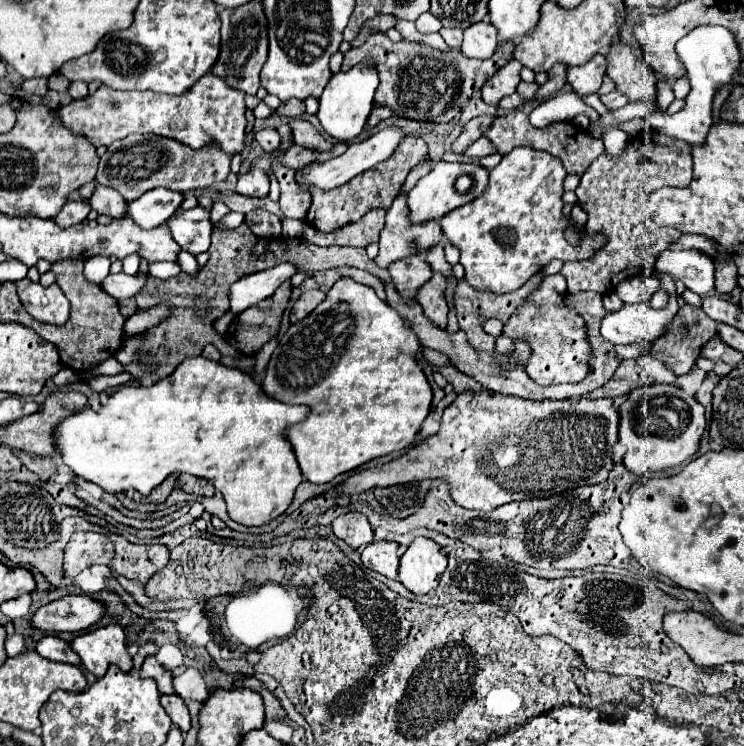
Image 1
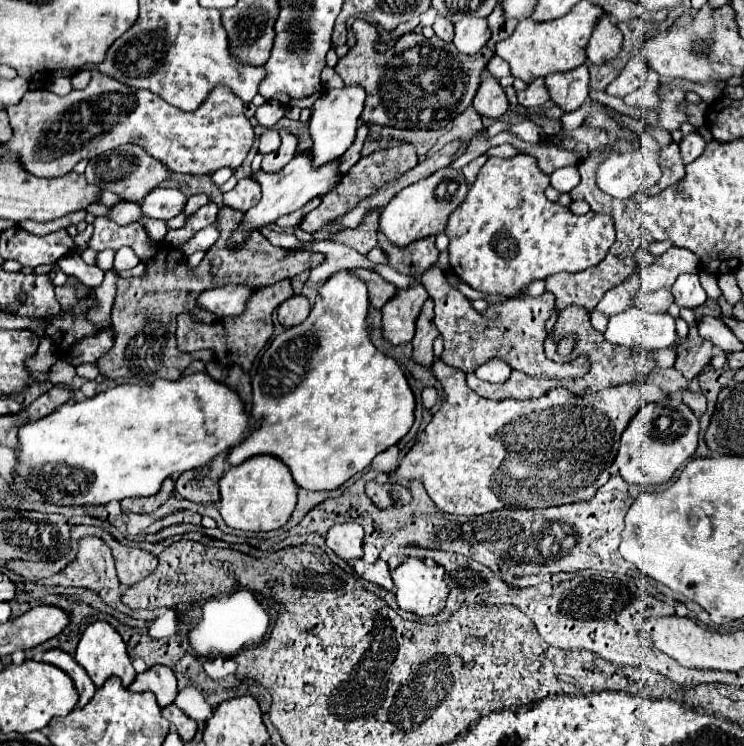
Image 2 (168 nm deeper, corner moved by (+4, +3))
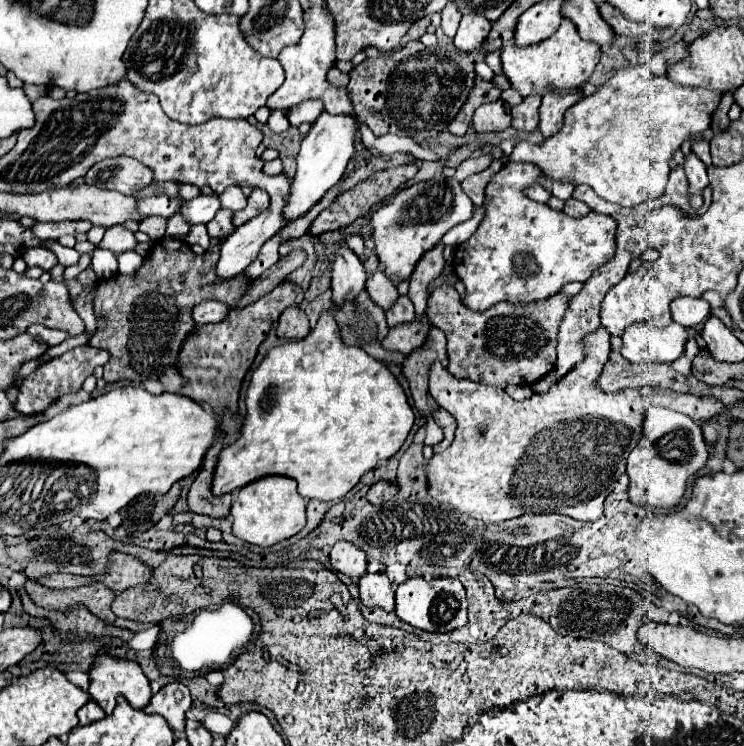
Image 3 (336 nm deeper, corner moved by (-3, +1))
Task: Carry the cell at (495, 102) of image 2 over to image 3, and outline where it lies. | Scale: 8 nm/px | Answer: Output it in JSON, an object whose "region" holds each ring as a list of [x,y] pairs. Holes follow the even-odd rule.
{"region":[[[496,100],[492,104],[480,106],[472,116],[472,130],[476,134],[488,134],[488,132],[502,132],[510,126],[512,116],[506,114],[504,102]]]}

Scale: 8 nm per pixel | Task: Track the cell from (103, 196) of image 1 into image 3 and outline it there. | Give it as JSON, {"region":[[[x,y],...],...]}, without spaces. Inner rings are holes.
{"region":[[[148,216],[140,222],[140,232],[148,234],[152,242],[160,240],[166,232],[166,218],[160,218],[160,216]]]}

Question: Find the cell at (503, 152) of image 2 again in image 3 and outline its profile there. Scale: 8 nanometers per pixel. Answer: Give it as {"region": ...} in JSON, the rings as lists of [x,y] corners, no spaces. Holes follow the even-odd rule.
{"region":[[[638,64],[634,68],[618,70],[592,96],[580,98],[572,108],[568,108],[564,114],[564,126],[556,136],[544,140],[538,146],[528,142],[516,144],[510,160],[538,166],[542,174],[554,182],[562,180],[574,186],[586,184],[606,202],[632,208],[646,200],[656,200],[664,194],[670,160],[674,158],[674,152],[694,132],[708,130],[712,122],[712,112],[718,108],[720,98],[722,98],[720,92],[702,90],[702,88],[684,88],[680,84],[672,84],[666,74],[656,76],[650,72],[648,66]]]}

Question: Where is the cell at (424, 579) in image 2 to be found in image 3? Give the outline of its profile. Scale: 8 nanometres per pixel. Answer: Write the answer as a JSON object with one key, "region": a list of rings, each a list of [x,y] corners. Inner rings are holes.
{"region":[[[420,576],[406,580],[396,588],[396,616],[412,628],[426,632],[452,632],[468,622],[464,586],[456,578],[424,580]]]}

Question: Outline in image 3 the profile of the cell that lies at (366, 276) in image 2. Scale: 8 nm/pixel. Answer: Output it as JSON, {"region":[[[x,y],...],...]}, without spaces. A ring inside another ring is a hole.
{"region":[[[400,296],[398,302],[386,312],[386,320],[388,320],[388,326],[394,328],[398,324],[410,324],[414,322],[414,304],[410,302],[408,296]]]}

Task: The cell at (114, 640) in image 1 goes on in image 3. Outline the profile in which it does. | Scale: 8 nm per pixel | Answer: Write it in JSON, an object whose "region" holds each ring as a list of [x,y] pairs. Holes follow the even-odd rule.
{"region":[[[106,652],[98,654],[96,656],[96,664],[92,666],[90,670],[90,676],[92,676],[92,682],[90,682],[90,698],[110,716],[112,710],[116,708],[116,698],[118,696],[124,696],[126,702],[136,708],[136,710],[142,710],[148,706],[150,698],[152,698],[152,692],[150,692],[150,682],[148,678],[144,676],[142,668],[136,664],[136,662],[130,662],[130,660],[118,660],[118,658],[112,658],[108,656]]]}

